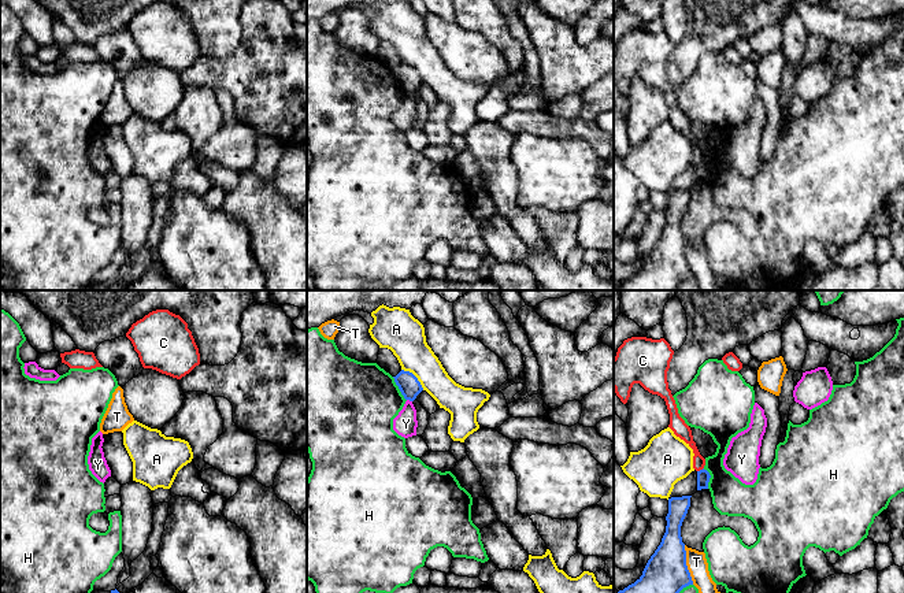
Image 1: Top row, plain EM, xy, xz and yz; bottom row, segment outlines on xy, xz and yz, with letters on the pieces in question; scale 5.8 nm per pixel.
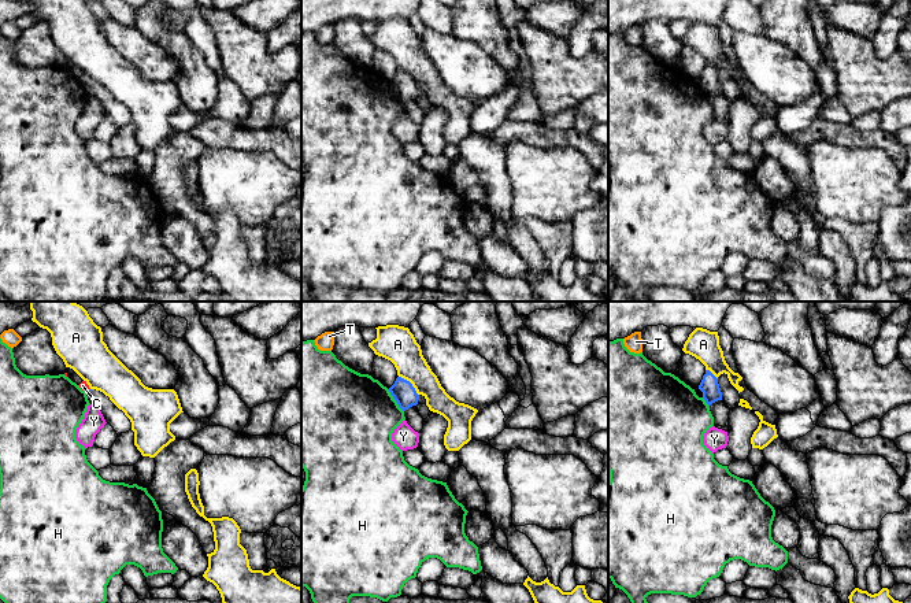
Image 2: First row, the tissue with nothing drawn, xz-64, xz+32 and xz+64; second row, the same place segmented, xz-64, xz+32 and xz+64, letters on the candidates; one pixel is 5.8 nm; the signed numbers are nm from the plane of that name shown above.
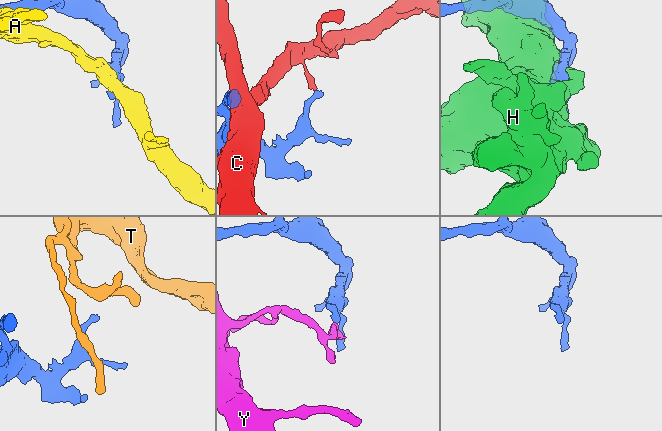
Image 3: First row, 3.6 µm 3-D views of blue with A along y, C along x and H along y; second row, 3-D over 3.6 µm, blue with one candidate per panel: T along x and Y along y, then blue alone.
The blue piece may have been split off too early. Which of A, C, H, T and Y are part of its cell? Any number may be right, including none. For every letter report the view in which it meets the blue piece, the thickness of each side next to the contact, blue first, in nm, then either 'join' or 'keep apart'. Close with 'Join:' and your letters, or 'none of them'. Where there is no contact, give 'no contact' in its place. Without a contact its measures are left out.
A: xz | 120/240 nm | keep apart
C: yz | 80/90 nm | keep apart
H: xz | 120/460 nm | keep apart
T: yz | 260/120 nm | keep apart
Y: xz | 120/140 nm | keep apart
Join: none of them

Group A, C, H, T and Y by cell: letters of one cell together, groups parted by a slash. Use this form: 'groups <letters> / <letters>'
groups A / C / H / T / Y

